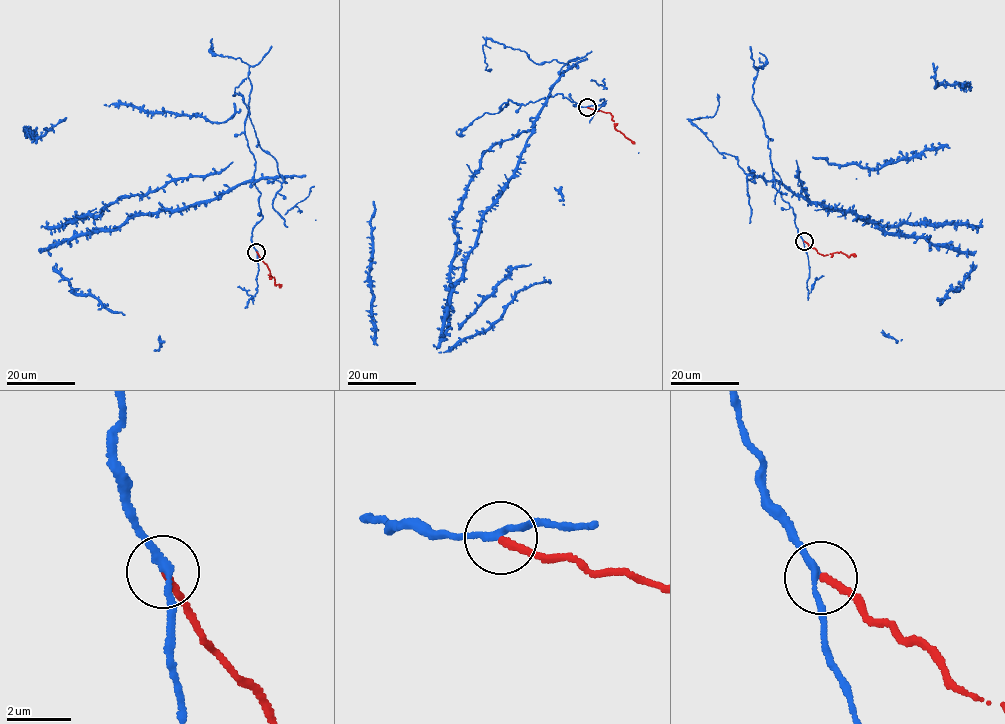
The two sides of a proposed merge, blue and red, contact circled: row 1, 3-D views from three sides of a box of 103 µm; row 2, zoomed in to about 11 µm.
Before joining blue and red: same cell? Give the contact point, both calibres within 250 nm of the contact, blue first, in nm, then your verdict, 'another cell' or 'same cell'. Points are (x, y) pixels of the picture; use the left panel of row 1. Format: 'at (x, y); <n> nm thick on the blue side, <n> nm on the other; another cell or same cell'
at (256, 252); 200 nm thick on the blue side, 220 nm on the other; another cell

